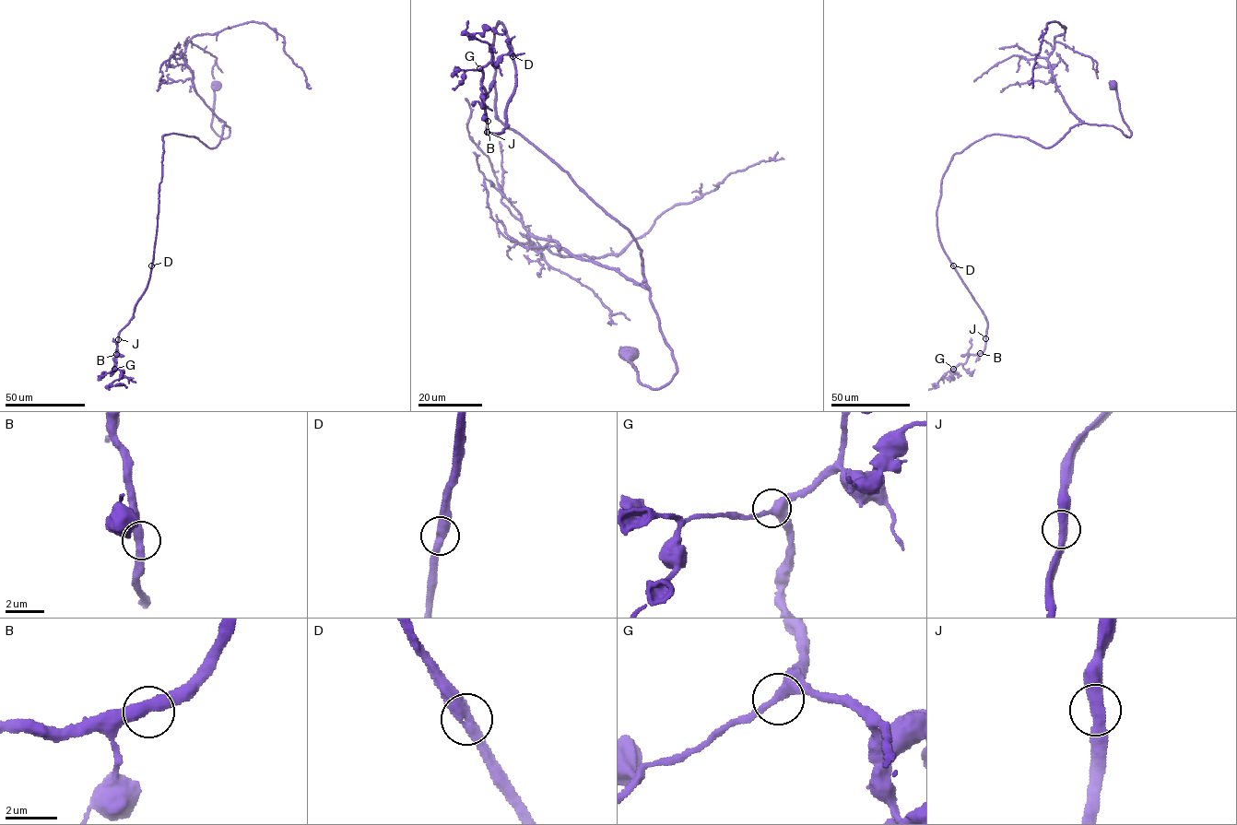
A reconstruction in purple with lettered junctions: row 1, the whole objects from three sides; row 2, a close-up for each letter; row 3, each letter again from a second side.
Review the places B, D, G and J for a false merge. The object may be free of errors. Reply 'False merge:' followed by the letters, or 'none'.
False merge: none

